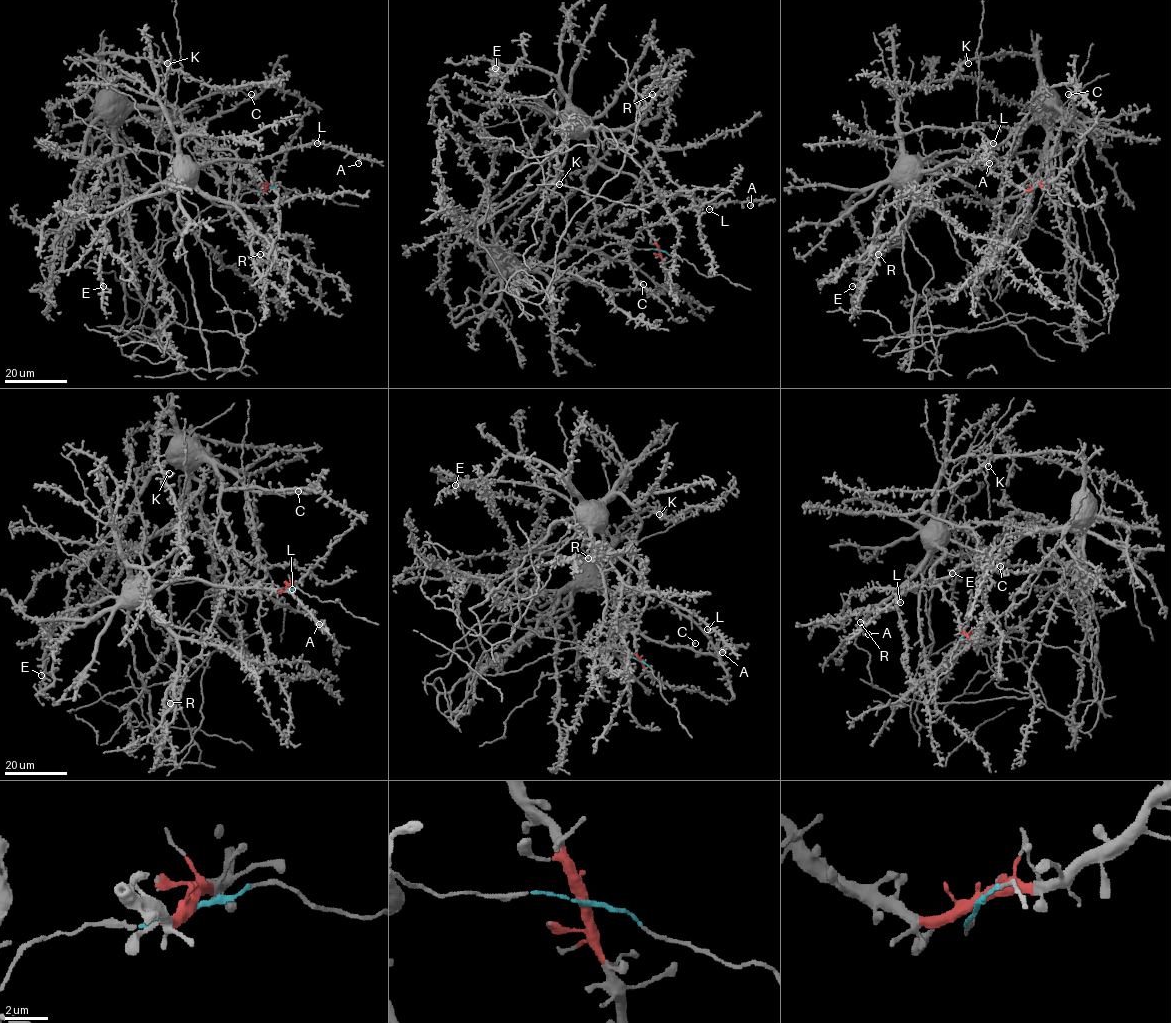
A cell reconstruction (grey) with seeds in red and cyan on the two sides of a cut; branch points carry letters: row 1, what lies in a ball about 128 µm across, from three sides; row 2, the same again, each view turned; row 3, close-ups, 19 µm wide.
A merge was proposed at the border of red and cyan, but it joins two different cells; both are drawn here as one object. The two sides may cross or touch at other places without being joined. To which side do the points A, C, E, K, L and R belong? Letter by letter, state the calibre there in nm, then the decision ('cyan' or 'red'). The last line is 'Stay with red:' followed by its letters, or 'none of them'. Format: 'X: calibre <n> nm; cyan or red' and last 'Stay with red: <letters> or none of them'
A: calibre 340 nm; red
C: calibre 320 nm; cyan
E: calibre 240 nm; red
K: calibre 280 nm; cyan
L: calibre 280 nm; red
R: calibre 360 nm; red
Stay with red: A, E, L, R

